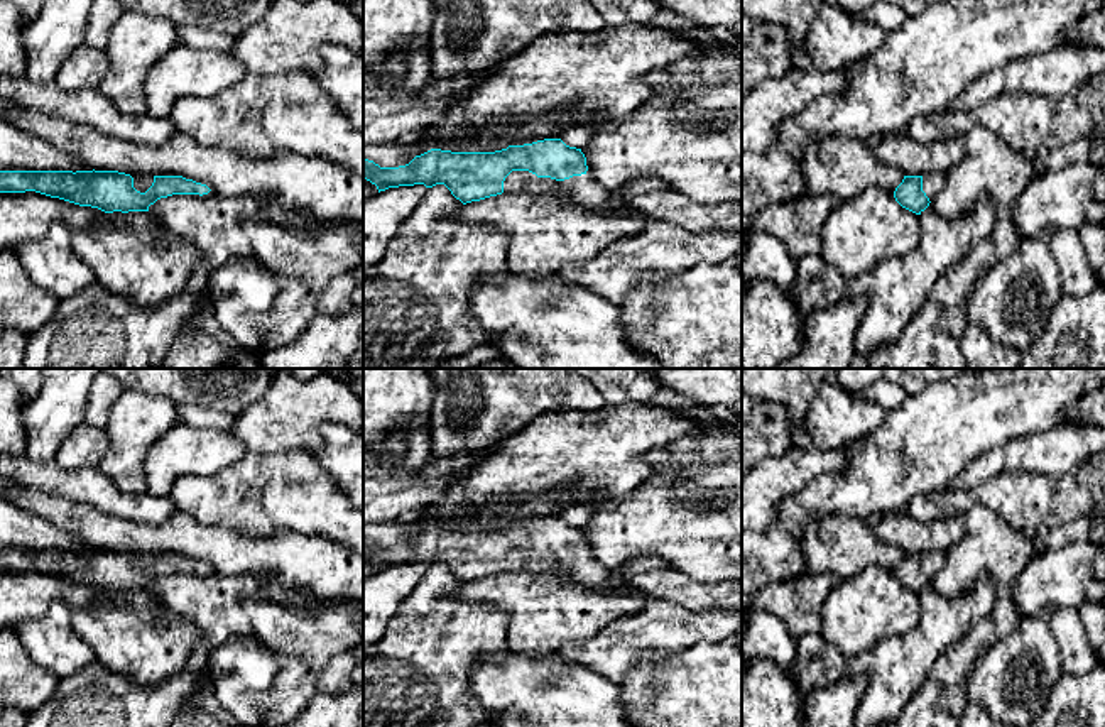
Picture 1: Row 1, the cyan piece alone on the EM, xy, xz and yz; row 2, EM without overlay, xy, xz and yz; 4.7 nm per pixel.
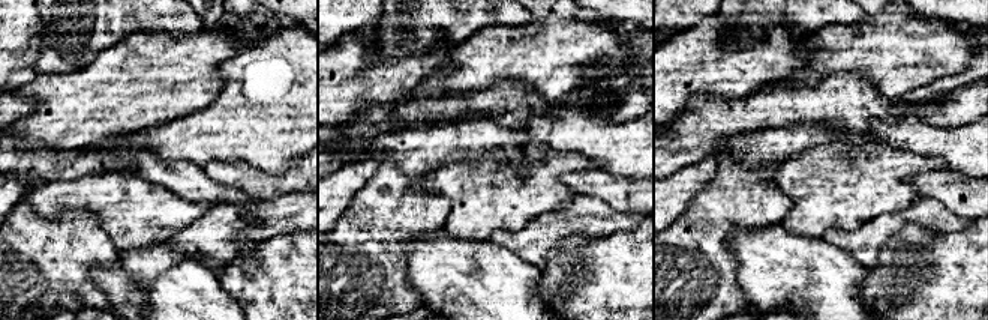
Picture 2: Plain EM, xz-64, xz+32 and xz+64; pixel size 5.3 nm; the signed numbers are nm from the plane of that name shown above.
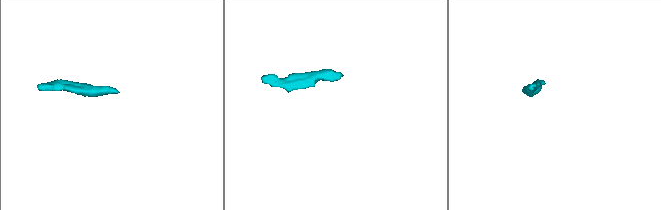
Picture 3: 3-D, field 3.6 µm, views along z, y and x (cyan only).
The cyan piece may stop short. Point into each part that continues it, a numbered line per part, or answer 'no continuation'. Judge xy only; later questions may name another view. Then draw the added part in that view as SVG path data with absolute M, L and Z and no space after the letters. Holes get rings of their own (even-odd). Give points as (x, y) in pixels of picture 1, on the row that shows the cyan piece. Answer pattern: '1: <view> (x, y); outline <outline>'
1: xy (141, 183); outline M132 176L132 178L133 188L140 193L145 193L154 183L154 176Z

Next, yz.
1: yz (933, 183); outline M929 172L923 176L923 191L929 198L929 201L943 189L946 183L944 172Z

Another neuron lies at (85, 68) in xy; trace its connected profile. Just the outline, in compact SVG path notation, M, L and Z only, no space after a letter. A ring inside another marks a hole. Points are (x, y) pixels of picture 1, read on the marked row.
M83 44L59 66L52 81L66 91L98 88L108 68L110 59L105 51Z

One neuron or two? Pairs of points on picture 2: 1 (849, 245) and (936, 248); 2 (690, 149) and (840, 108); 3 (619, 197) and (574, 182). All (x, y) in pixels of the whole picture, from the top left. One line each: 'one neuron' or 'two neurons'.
1: two neurons
2: one neuron
3: one neuron

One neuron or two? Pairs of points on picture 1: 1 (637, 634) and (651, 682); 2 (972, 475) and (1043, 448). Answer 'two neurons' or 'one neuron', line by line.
1: two neurons
2: one neuron

